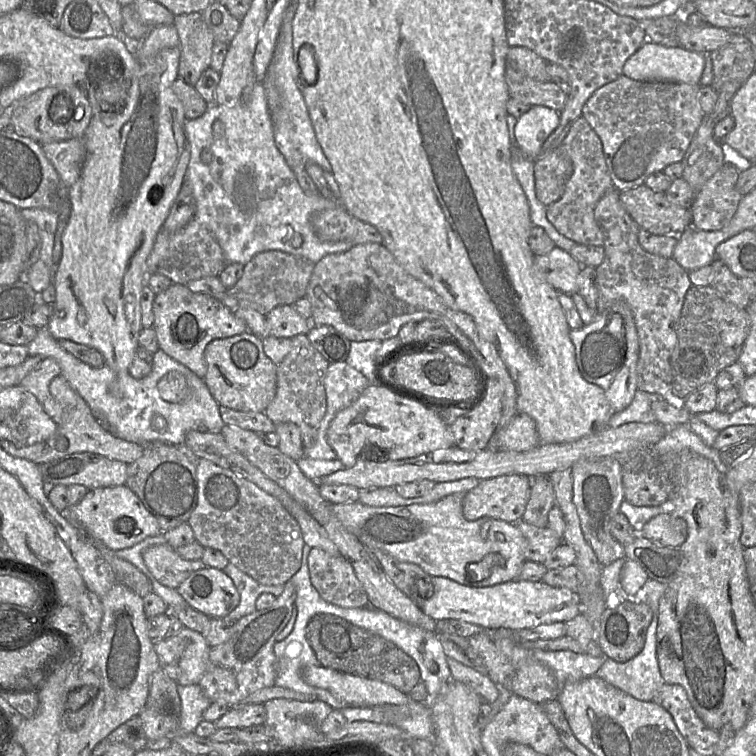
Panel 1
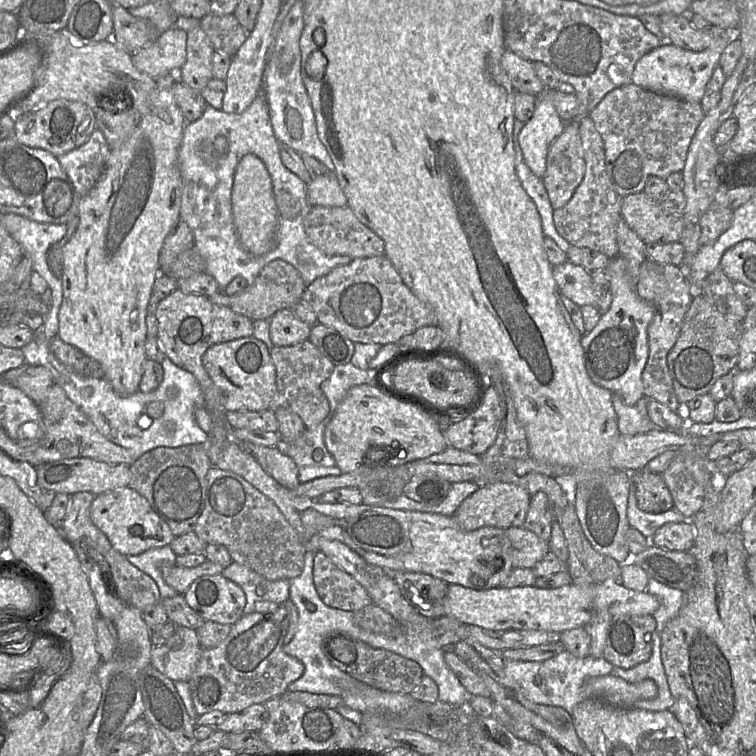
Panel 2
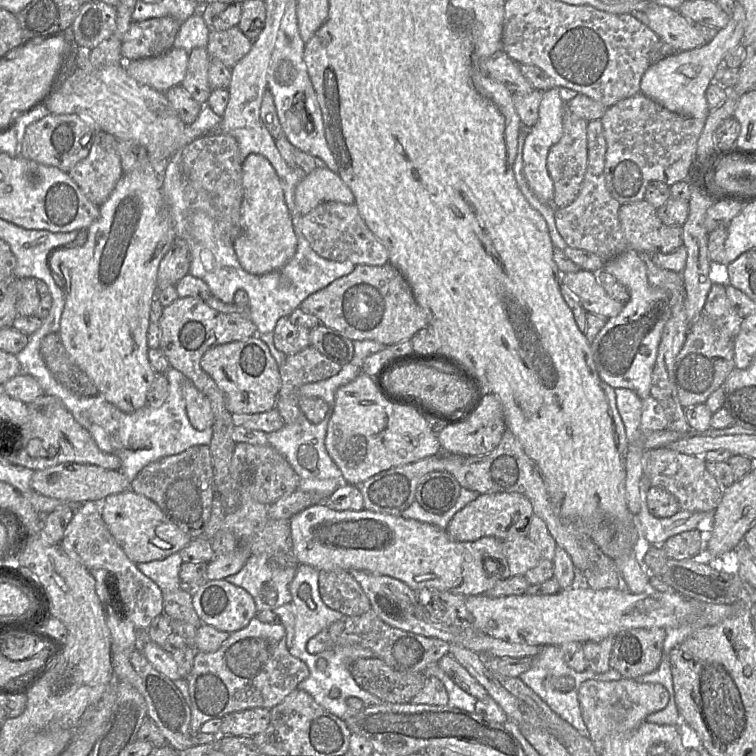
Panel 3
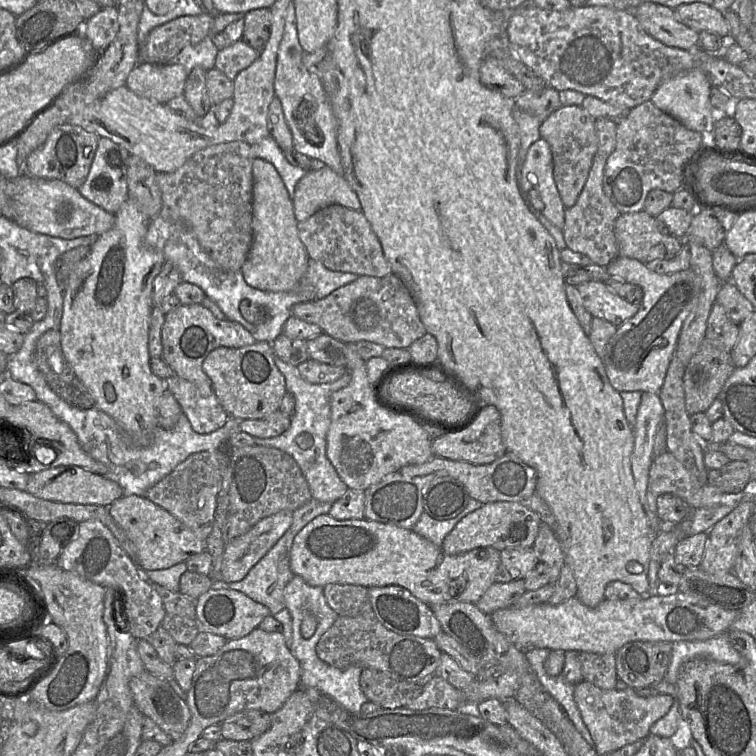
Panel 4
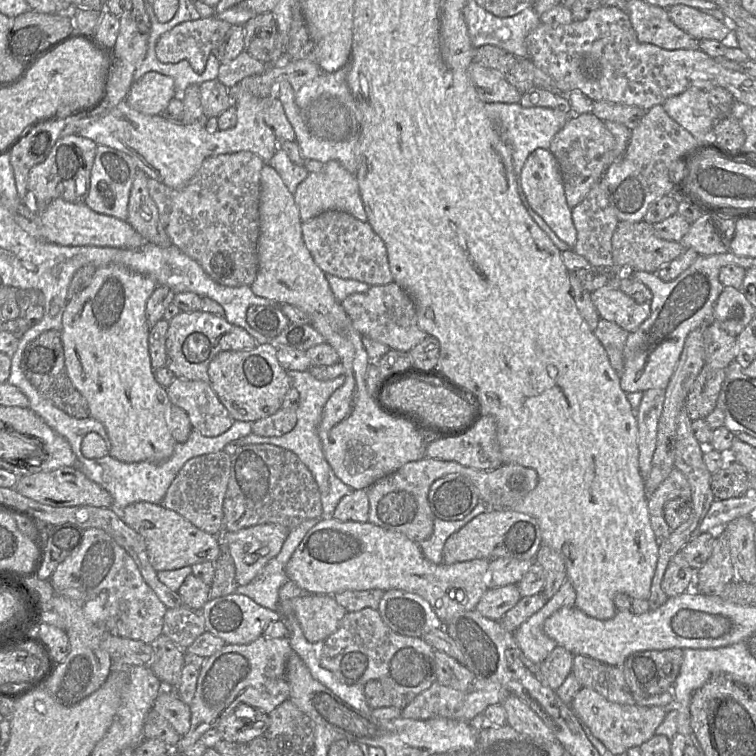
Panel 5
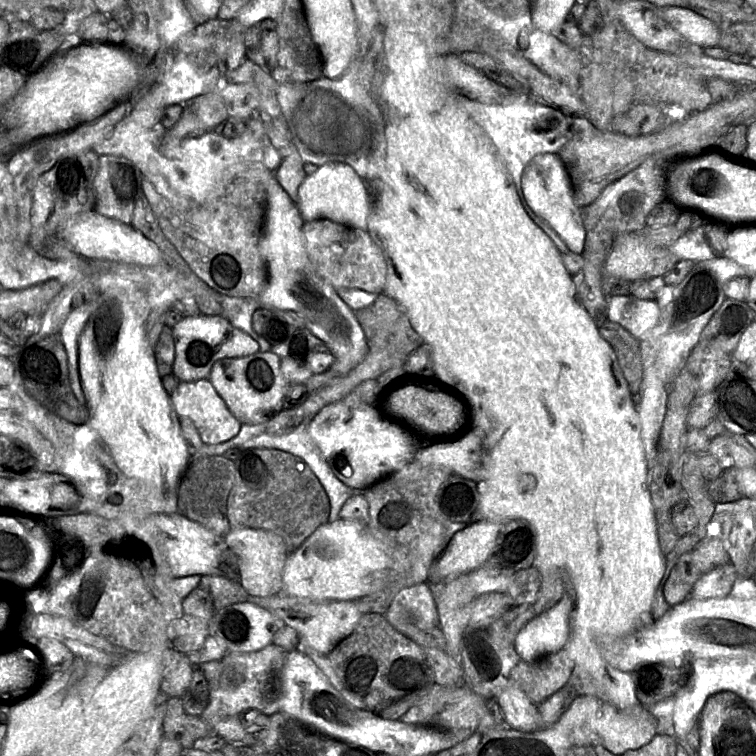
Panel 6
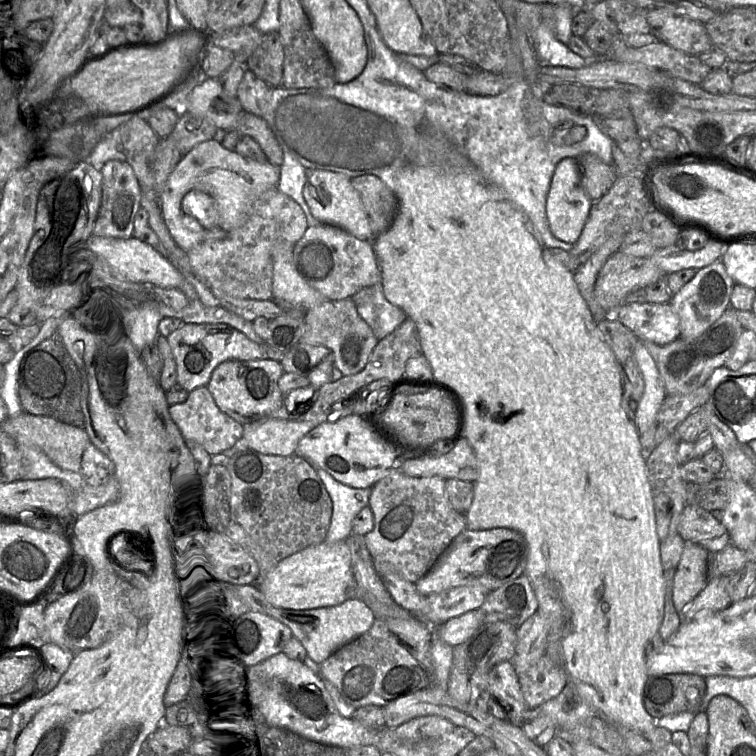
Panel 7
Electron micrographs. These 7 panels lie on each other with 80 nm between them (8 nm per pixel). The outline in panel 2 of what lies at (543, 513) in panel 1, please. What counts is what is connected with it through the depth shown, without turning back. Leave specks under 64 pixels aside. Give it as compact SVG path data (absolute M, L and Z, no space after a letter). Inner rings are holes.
M544 492L531 495L524 527L536 534L540 539L549 542L552 521L552 507L547 495Z

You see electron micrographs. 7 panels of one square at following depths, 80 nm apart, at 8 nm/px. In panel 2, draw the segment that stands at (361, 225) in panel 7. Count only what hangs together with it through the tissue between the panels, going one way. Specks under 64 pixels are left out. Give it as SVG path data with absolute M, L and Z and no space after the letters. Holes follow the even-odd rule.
M326 172L306 184L309 203L315 206L347 206L347 197L333 172Z

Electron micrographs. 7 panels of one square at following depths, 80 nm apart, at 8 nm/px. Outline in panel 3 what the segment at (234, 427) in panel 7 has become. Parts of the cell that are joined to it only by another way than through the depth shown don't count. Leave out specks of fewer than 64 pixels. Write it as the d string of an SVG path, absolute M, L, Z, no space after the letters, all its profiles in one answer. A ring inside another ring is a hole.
M191 381L183 383L182 393L192 426L200 431L211 428L214 422L214 414L209 399Z

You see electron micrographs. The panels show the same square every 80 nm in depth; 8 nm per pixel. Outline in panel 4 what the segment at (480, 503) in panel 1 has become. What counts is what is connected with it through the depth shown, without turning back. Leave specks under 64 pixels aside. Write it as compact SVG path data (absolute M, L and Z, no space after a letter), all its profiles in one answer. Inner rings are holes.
M508 501L485 503L456 524L445 537L442 550L448 555L460 555L482 547L493 547L500 552L507 548L533 548L541 524L540 516L523 503Z

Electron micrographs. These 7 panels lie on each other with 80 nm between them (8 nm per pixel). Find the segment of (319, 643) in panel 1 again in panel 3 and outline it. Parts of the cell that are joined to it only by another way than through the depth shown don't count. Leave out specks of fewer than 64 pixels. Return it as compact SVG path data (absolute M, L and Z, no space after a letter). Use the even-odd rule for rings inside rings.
M358 658L350 665L350 672L356 683L364 690L378 697L386 703L406 704L423 689L427 677L423 673L402 673L393 670L382 660L371 658Z

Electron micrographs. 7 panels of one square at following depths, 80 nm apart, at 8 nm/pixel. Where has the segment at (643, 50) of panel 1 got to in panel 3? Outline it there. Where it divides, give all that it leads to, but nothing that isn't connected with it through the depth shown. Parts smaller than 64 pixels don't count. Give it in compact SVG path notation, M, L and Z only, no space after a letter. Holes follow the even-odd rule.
M735 1L728 24L719 29L709 43L697 49L677 51L649 67L641 79L641 93L671 112L705 121L710 112L706 90L712 84L714 75L725 56L738 45L742 45L745 20L744 8Z

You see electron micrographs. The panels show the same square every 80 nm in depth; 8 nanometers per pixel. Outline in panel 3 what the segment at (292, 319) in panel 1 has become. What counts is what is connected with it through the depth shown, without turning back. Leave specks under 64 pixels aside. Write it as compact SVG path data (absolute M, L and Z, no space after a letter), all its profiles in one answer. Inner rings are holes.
M289 316L280 318L273 332L276 349L285 355L298 353L310 346L310 329L293 324Z

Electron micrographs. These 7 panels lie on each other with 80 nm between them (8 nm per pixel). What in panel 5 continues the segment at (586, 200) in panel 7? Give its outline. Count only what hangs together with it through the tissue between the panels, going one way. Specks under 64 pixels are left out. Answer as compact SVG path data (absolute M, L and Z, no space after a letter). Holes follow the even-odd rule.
M539 148L529 155L520 174L520 187L529 206L572 248L577 240L577 231L572 210L566 201L559 164L549 149Z

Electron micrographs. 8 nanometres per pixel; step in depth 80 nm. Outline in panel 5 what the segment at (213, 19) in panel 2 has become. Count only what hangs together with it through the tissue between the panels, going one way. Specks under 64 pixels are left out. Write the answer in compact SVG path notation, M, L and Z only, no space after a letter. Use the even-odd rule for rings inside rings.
M244 50L234 60L220 64L218 80L228 88L235 87L247 77L262 75L266 67Z

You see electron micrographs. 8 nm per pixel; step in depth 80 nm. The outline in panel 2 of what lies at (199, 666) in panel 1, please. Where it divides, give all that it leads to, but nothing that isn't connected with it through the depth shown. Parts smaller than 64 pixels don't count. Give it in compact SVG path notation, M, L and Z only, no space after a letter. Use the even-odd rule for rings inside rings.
M178 627L179 642L176 650L170 650L166 656L165 673L173 682L188 682L204 650L195 630Z

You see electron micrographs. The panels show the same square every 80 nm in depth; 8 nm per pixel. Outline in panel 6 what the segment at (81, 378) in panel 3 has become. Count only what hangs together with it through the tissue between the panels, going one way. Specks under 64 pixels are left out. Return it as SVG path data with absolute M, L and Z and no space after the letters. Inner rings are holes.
M60 333L49 334L26 348L19 360L19 372L26 394L46 411L77 426L87 424L87 413L71 386L68 357Z

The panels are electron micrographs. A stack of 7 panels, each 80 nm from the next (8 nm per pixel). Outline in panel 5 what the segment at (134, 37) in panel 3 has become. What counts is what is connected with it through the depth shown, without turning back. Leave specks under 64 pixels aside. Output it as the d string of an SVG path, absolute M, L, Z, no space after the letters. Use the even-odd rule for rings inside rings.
M213 16L183 22L160 36L155 48L156 56L162 63L169 64L186 60L197 73L201 73L206 67L209 56L216 54L216 48L231 26L230 23Z

